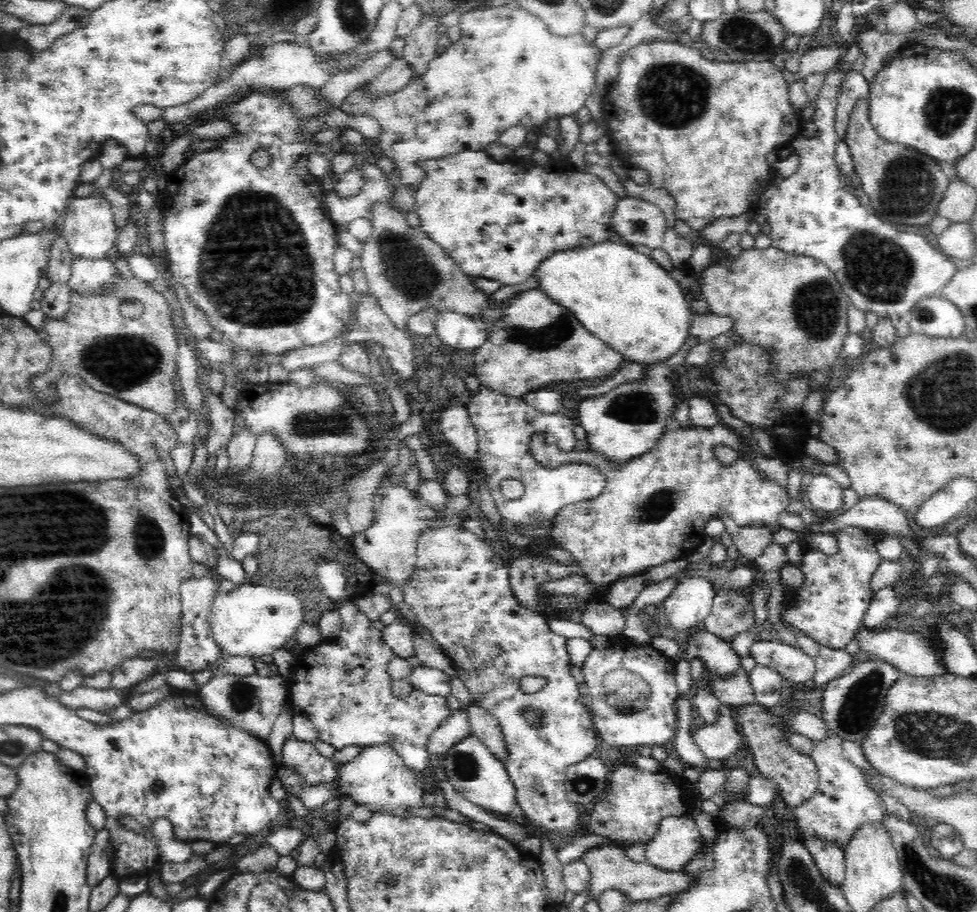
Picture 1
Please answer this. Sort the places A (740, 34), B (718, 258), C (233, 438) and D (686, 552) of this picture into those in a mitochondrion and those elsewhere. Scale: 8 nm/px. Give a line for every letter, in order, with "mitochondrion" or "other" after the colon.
A: mitochondrion
B: other
C: other
D: other

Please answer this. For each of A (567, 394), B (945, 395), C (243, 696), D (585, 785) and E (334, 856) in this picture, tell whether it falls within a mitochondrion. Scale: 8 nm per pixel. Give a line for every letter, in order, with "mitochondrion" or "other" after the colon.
A: other
B: mitochondrion
C: mitochondrion
D: mitochondrion
E: other

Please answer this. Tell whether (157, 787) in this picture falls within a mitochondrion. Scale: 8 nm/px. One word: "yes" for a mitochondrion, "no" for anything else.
no

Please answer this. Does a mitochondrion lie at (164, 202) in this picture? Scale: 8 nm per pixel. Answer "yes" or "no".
no

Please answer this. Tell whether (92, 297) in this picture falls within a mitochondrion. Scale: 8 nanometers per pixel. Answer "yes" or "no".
no

